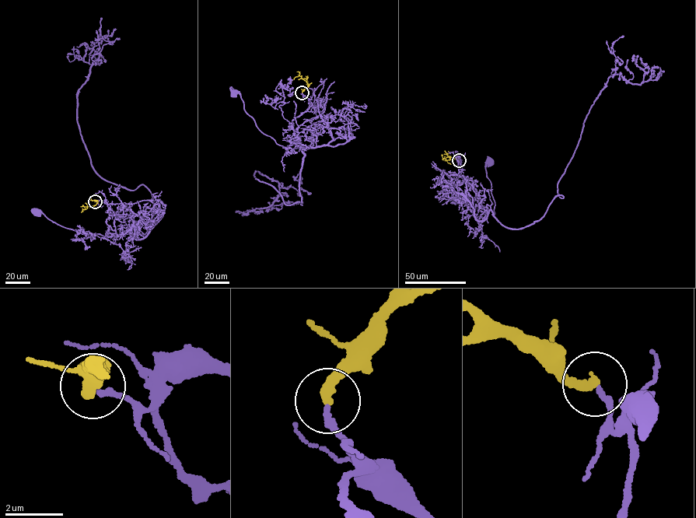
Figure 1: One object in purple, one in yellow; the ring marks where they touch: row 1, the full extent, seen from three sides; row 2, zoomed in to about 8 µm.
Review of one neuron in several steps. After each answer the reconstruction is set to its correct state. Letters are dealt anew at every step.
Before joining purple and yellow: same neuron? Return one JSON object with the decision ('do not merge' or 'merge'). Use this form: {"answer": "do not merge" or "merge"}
{"answer": "do not merge"}

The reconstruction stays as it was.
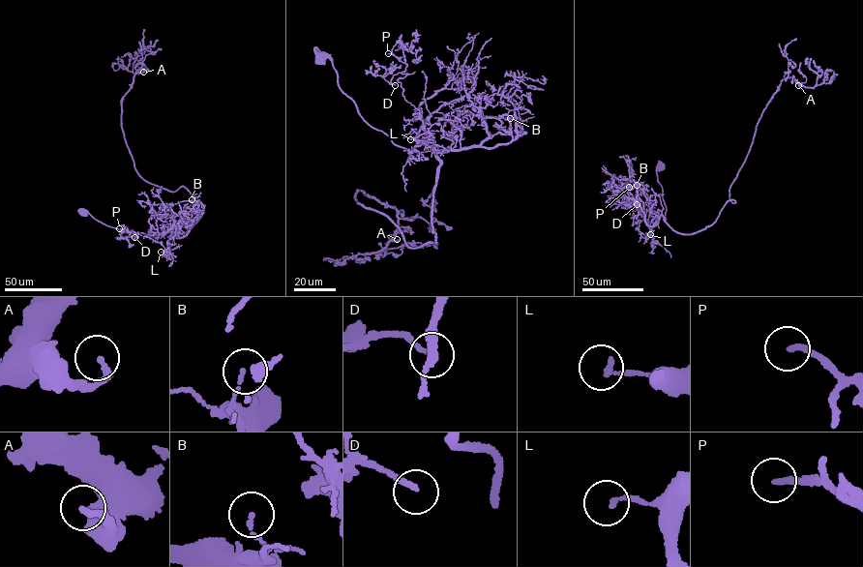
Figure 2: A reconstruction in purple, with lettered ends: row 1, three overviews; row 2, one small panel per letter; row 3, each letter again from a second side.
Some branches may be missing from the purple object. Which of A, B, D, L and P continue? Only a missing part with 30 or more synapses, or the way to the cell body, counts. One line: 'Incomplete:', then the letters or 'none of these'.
Incomplete: P

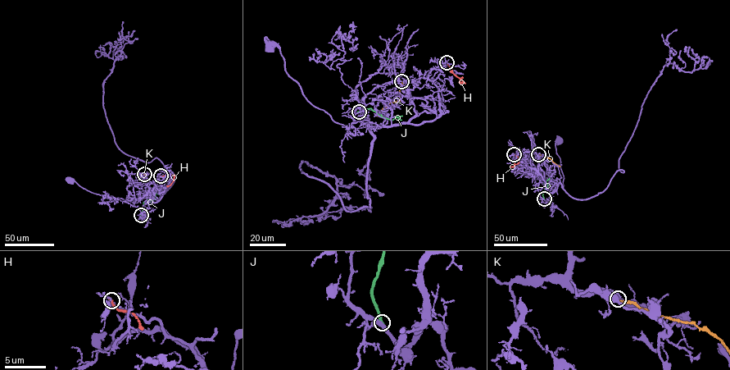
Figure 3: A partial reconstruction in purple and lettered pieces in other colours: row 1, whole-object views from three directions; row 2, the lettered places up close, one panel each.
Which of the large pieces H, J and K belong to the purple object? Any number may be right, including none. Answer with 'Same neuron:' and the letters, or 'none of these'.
Same neuron: none of these

